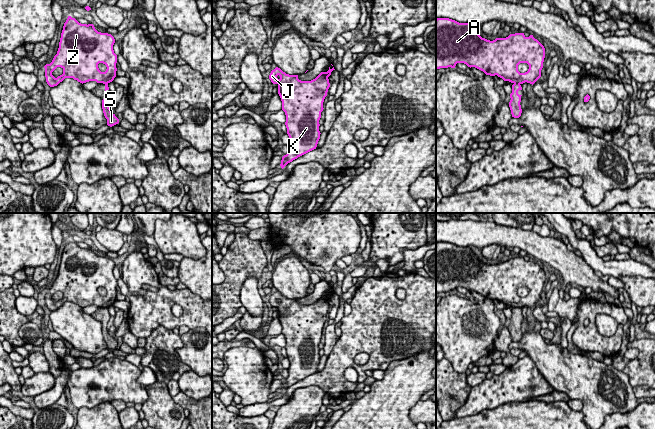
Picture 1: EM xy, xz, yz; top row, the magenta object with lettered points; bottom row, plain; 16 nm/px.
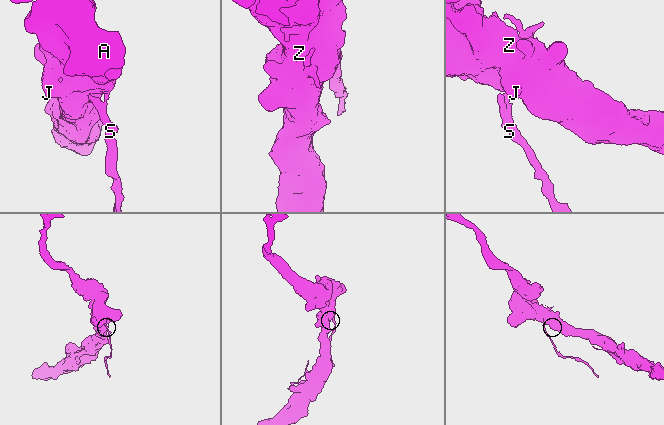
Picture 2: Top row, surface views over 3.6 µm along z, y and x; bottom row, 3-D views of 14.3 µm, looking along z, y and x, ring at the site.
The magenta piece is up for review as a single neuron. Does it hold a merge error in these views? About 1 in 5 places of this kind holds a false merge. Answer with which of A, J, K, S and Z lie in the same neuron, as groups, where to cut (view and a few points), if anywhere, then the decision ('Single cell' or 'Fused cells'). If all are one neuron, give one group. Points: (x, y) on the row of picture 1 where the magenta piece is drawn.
Groups: A J K Z / S. Split along yz (514, 83), (519, 84). Fused cells

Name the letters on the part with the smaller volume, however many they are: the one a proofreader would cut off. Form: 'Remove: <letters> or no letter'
Remove: S

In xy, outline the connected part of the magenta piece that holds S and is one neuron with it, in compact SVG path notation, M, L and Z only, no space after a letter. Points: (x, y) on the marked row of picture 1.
M105 94L105 98L102 100L102 109L105 118L107 119L107 125L112 127L119 123L119 119L111 112L111 109L107 105L108 95Z

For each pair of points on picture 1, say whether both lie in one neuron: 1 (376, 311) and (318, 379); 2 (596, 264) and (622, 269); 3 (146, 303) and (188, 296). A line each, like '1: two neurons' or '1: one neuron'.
1: one neuron
2: one neuron
3: one neuron

